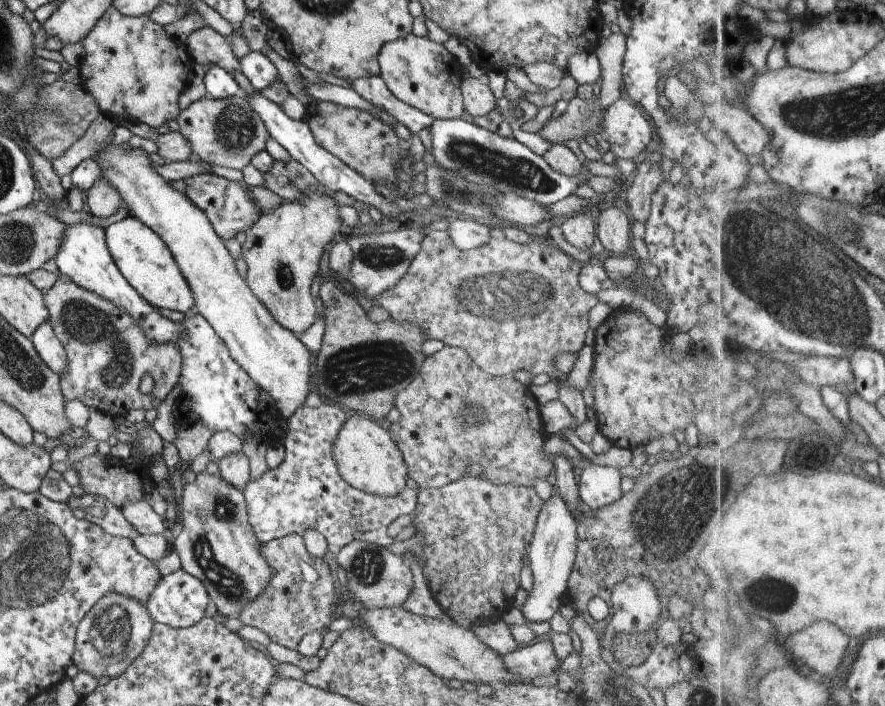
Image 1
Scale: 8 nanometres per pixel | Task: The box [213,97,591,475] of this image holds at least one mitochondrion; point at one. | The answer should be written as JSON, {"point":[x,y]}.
{"point":[513,293]}

